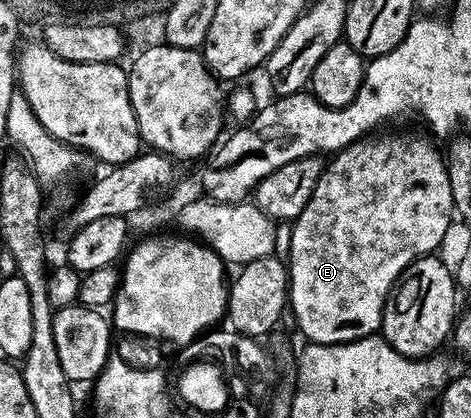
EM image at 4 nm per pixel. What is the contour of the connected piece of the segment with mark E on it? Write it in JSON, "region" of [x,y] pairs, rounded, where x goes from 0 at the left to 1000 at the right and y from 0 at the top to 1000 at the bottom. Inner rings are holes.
{"region":[[[904,323],[898,325],[813,325],[807,335],[773,330],[709,366],[673,435],[673,455],[665,455],[665,474],[656,474],[648,502],[639,502],[635,519],[616,538],[618,577],[609,584],[609,612],[605,610],[614,746],[626,754],[628,780],[654,804],[650,811],[658,821],[739,823],[777,804],[798,801],[813,770],[813,734],[822,720],[822,706],[830,701],[830,687],[839,682],[847,658],[892,612],[921,605],[924,591],[947,569],[949,553],[958,545],[966,495],[962,493],[962,464],[953,455],[953,416],[945,373],[934,356],[930,364],[913,344],[917,337]]]}

